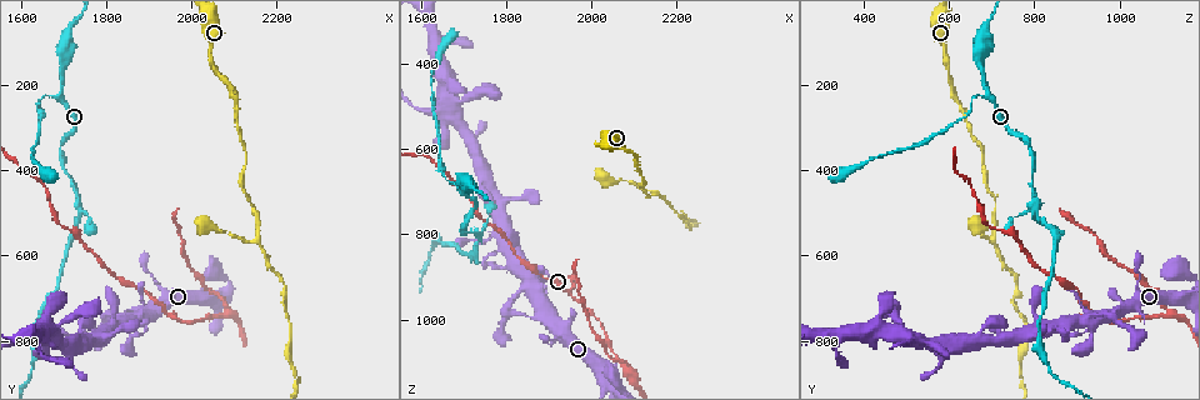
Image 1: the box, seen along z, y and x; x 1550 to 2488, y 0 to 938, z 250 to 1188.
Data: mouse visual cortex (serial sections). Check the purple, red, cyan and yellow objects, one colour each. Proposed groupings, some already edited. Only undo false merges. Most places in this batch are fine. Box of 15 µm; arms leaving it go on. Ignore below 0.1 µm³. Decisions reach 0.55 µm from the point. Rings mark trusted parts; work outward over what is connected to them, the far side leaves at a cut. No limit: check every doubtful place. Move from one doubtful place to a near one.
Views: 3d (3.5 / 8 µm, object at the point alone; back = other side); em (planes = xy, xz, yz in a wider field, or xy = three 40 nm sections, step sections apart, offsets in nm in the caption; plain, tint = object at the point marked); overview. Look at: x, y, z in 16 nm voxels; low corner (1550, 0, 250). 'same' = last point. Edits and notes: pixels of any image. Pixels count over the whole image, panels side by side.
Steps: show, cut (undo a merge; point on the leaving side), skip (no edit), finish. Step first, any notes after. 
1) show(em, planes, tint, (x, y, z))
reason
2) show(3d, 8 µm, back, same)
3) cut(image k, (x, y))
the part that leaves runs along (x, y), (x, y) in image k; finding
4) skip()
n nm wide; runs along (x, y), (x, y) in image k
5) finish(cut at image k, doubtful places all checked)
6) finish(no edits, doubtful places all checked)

show(em, xy, step 1, tint, (2150, 565, 710))
arms part here

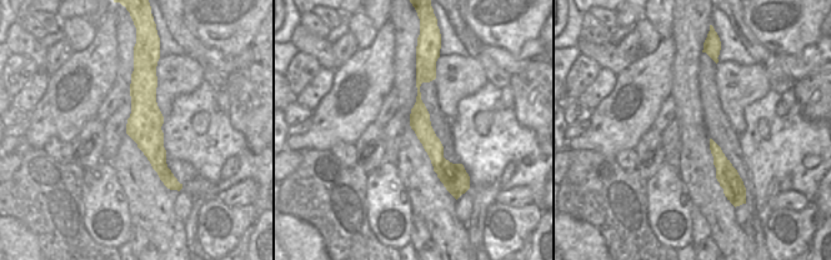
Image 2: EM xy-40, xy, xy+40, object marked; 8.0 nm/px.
show(3d, 3.5 µm, same)

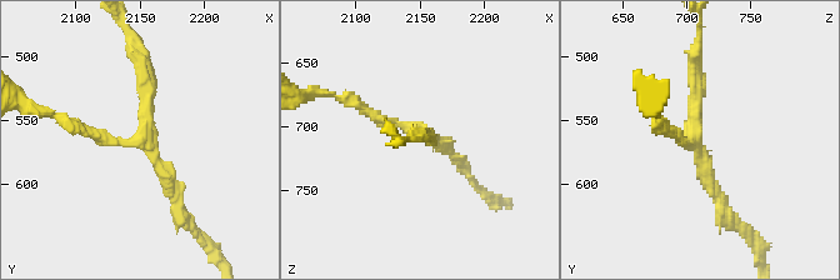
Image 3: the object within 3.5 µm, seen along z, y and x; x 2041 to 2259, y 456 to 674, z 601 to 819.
skip()
160 nm wide; runs along (424, 65), (419, 121), (449, 185) in image 2; one cell here

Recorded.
show(3d, 3.5 µm, back, (2080, 740, 1115))
three arms meet

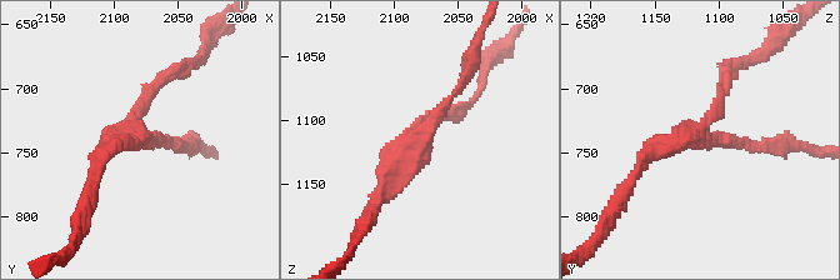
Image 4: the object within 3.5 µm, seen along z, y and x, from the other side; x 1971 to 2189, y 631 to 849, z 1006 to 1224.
show(em, planes, tint, (2084, 738, 1116))
need the tissue

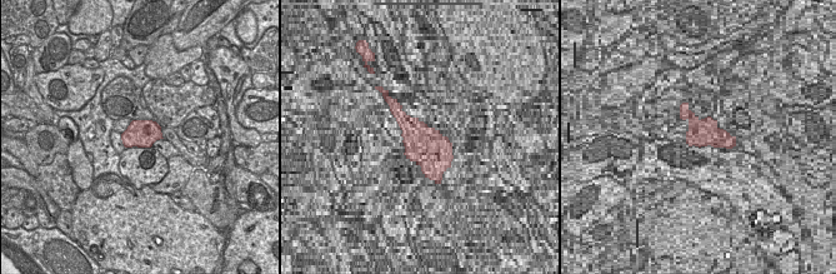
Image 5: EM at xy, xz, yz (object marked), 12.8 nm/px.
skip()
arms of 100, 150, 200 nm; continuous, no second cell

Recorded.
show(3d, 3.5 µm, (1655, 235, 655))

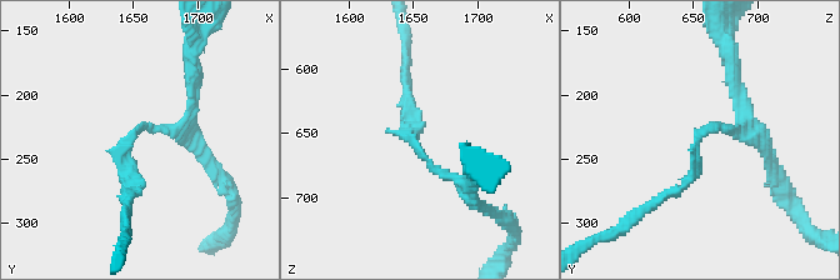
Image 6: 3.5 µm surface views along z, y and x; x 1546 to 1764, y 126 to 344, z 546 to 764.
show(em, xy, step 1, tint, (1650, 228, 656))
arms of 150, 150 nm; shape alone is not enough

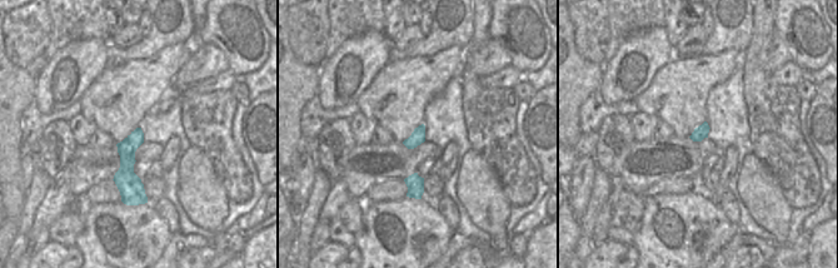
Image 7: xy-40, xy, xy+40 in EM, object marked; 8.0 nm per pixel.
skip()
runs along (468, 195), (403, 135), (410, 106) in image 6; all the same cell

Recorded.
finish(no edits, doubtful places all checked)

